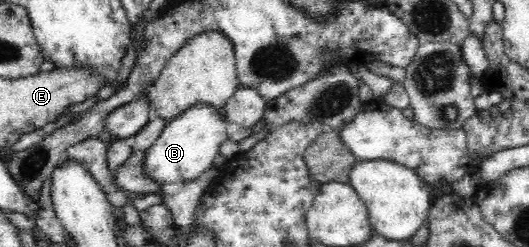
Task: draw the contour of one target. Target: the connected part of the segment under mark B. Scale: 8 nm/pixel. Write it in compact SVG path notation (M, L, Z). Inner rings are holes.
M197 102L185 109L184 113L166 123L156 141L145 150L144 173L161 186L168 183L190 182L204 171L213 167L214 158L219 153L219 145L225 141L225 121L212 105Z

